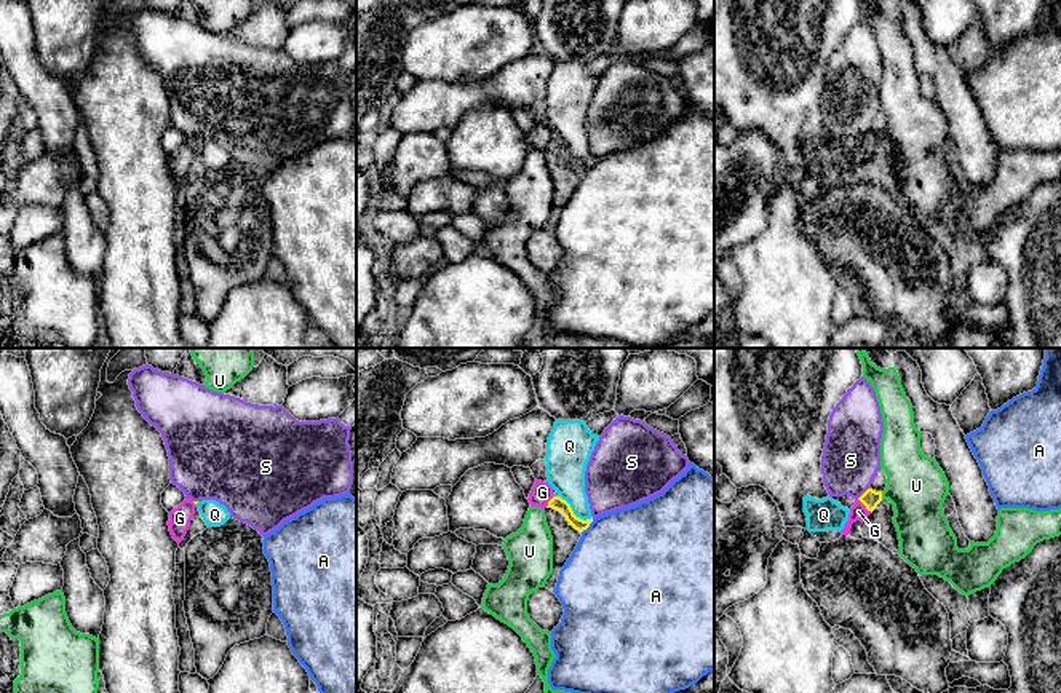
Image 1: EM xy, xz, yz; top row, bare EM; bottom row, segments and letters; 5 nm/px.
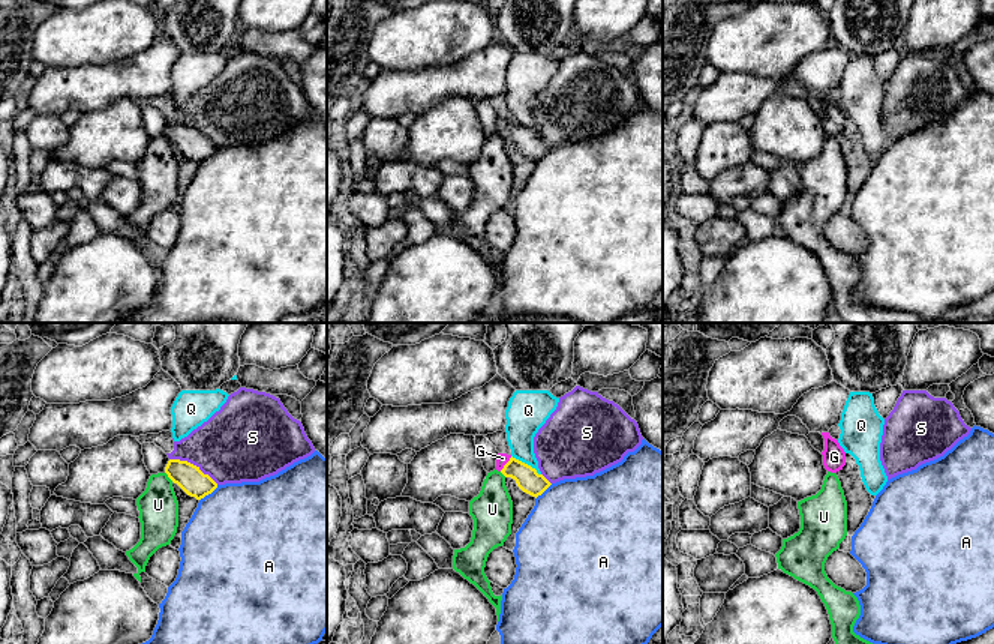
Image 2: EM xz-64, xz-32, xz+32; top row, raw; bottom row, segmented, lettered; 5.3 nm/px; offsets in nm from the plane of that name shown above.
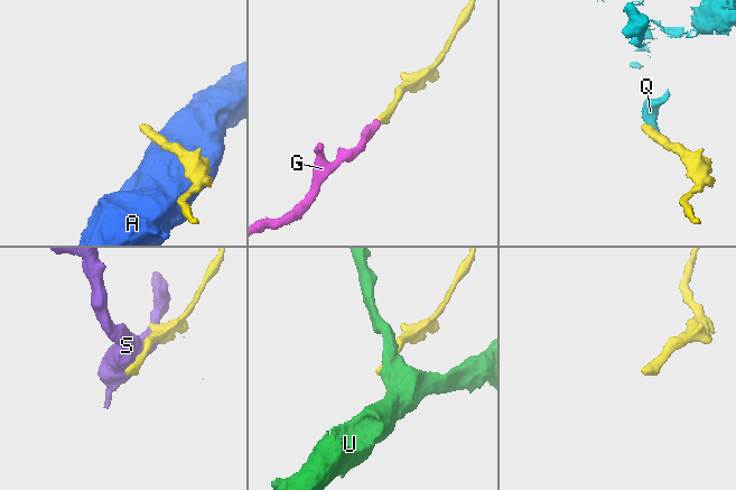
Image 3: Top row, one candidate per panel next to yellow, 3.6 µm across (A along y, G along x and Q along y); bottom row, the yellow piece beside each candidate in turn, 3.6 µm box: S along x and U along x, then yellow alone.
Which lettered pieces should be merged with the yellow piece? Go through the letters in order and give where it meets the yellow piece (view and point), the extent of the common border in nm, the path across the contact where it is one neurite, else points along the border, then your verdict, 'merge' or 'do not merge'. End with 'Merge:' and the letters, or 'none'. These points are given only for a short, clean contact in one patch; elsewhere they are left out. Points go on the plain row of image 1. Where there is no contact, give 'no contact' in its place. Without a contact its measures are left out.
A: meets yellow in xz at (587, 170); contact 100 nm long; do not merge
G: meets yellow in yz at (865, 147); contact 100 nm long; runs through yz (870, 141), (865, 147), (858, 154); merge
Q: meets yellow in xz at (572, 155); contact 200 nm long; border along xz (560, 138), (577, 158), (584, 162), (592, 160); do not merge
S: meets yellow in yz at (863, 136); contact 90 nm long; do not merge
U: meets yellow in yz at (881, 138); contact 40 nm long; border along yz (881, 134), (882, 141); do not merge
Merge: G

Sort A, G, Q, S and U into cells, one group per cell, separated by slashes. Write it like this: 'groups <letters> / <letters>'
groups A / G / Q / S / U

